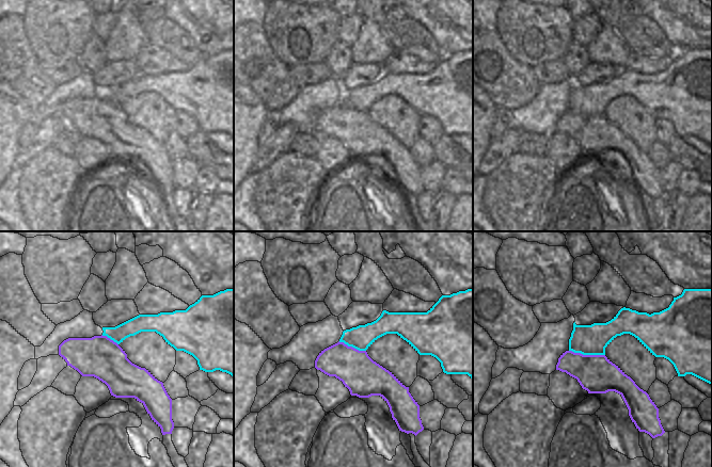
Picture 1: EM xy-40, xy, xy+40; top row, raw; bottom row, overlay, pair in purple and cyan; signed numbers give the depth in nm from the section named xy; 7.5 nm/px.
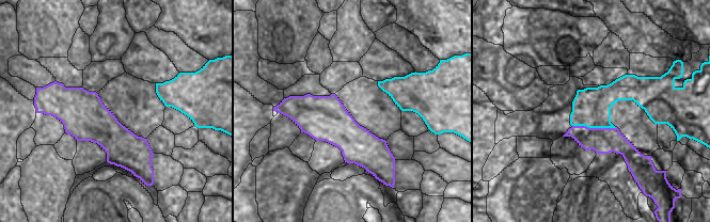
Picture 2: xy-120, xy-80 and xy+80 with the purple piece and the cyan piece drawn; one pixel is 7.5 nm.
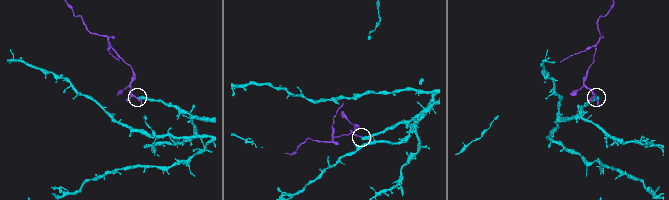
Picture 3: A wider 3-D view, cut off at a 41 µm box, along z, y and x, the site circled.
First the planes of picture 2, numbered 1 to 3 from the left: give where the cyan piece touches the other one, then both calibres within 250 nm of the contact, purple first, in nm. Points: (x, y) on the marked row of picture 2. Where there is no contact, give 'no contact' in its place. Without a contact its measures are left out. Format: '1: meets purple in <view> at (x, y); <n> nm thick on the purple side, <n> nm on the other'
1: no contact
2: no contact
3: meets purple in xy+80 at (595, 128); 190 nm thick on the purple side, 280 nm on the other

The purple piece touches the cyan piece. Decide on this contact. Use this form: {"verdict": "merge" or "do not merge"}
{"verdict": "do not merge"}

